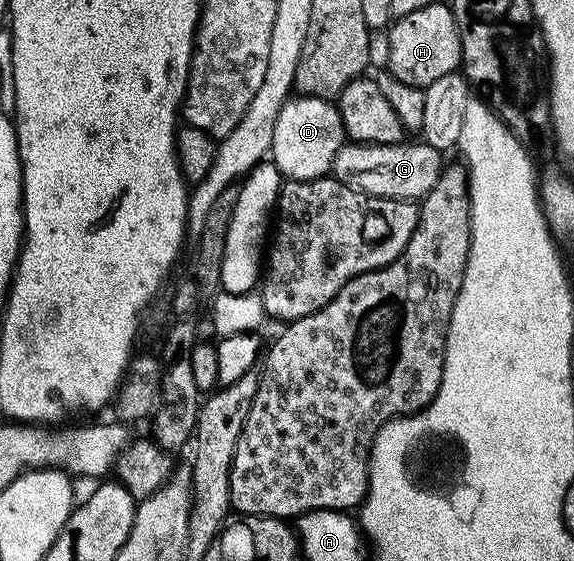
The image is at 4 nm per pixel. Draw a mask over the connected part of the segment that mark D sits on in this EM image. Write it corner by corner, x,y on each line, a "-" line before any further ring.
293,96
284,104
274,127
274,143
270,160
278,167
281,178
309,181
331,174
338,151
346,143
339,108
320,97

